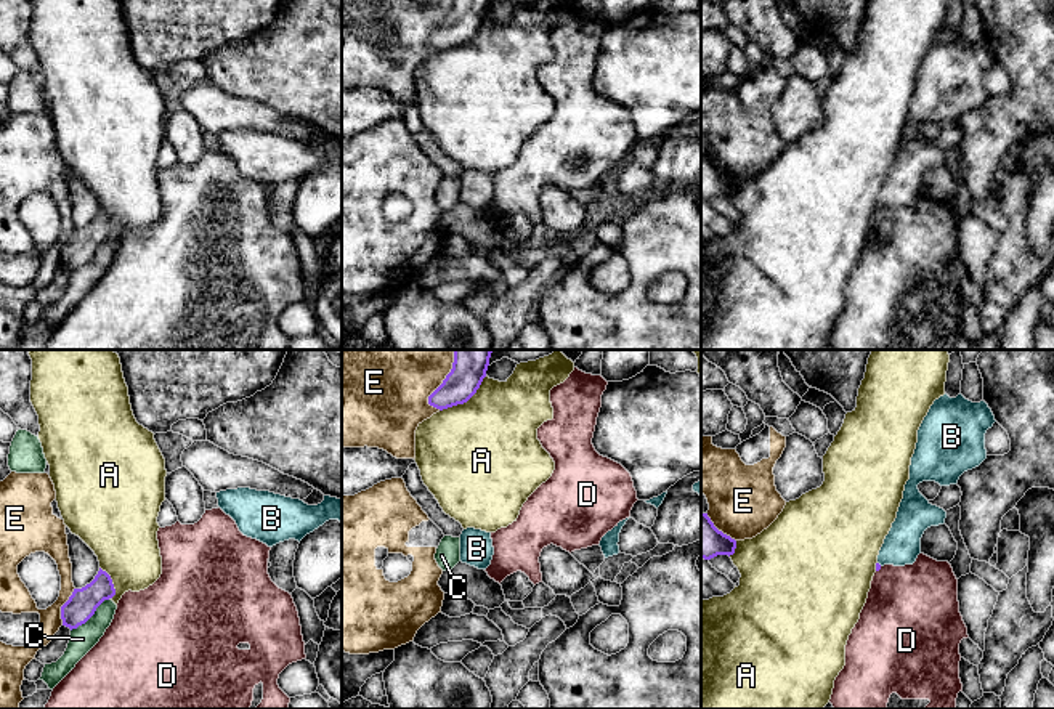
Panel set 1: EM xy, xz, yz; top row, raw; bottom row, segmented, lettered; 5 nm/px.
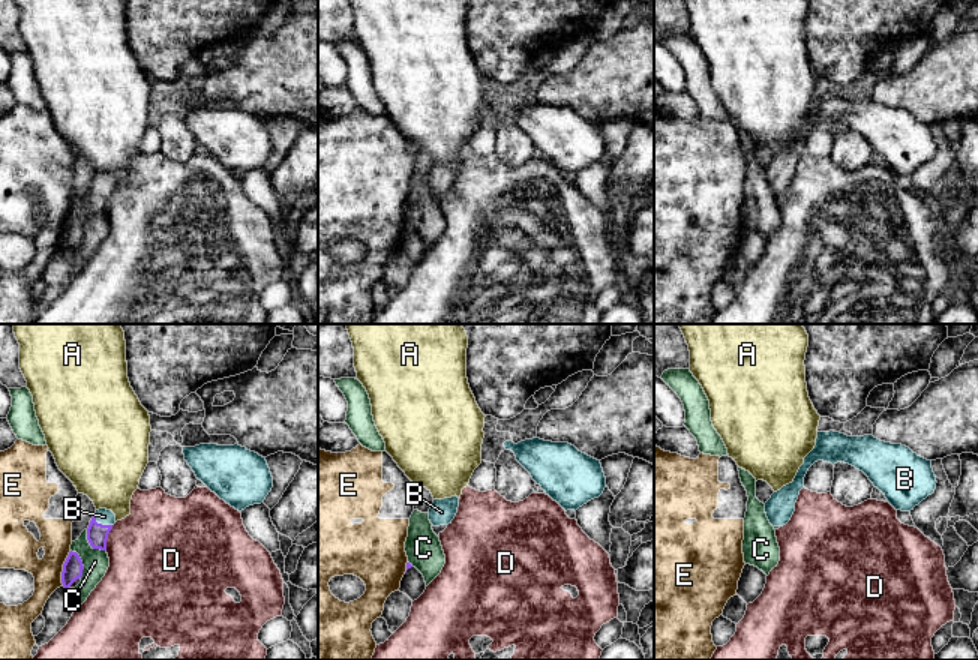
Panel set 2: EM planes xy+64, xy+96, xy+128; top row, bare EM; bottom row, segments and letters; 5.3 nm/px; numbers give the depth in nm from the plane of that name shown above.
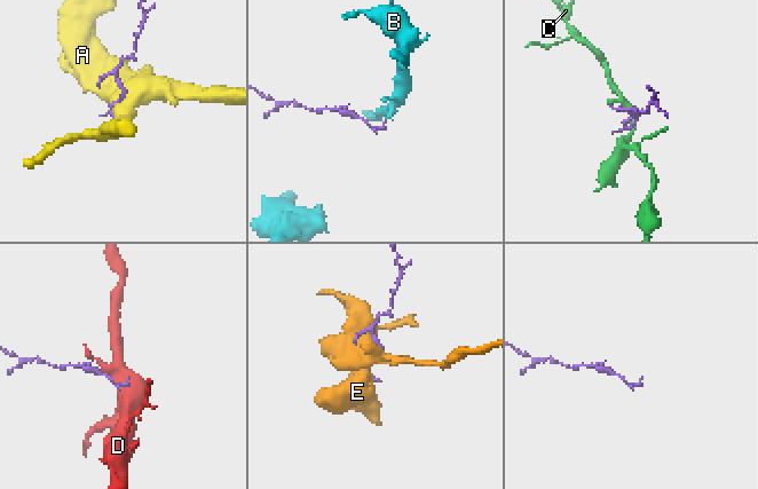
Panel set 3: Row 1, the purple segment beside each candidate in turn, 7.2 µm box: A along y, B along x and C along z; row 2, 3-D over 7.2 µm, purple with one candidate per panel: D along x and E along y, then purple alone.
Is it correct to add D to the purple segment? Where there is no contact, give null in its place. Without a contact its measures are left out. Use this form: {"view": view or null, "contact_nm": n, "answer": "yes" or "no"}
{"view": "yz", "contact_nm": 40, "answer": "no"}

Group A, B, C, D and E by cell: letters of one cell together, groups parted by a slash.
A / B / C / D / E

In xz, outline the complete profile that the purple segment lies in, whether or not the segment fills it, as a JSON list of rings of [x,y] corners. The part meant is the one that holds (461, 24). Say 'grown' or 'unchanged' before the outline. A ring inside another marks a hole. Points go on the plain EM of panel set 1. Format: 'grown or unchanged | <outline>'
unchanged | [[[454,0],[451,13],[428,37],[428,45],[443,51],[467,43],[480,29],[489,0]]]

